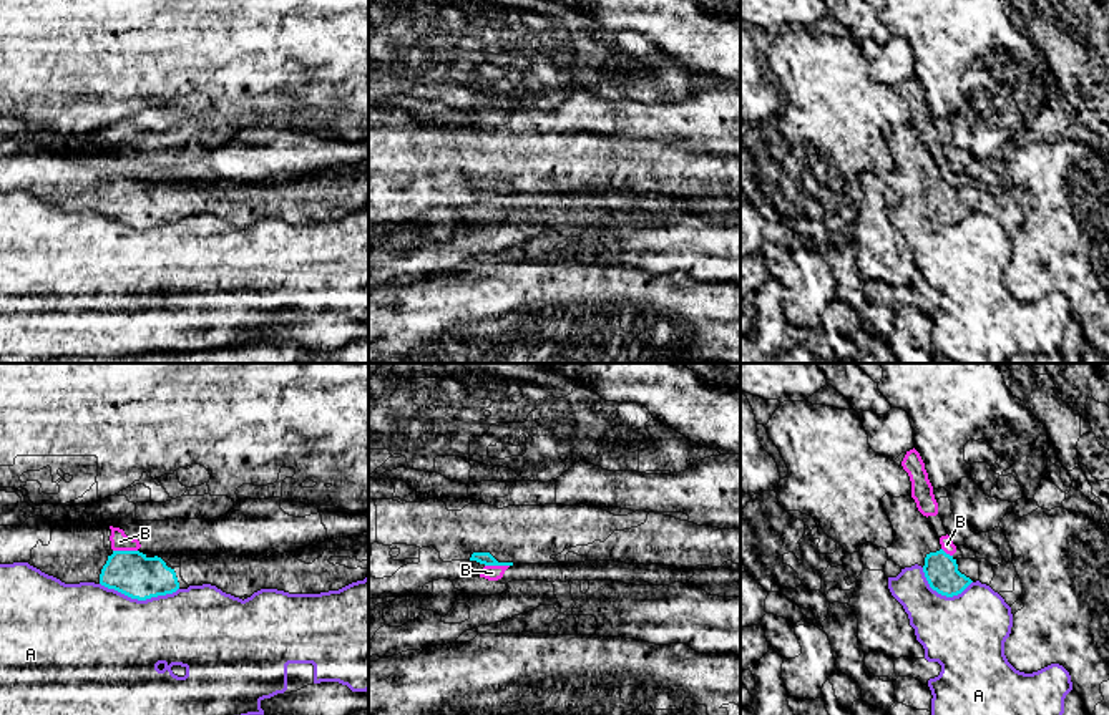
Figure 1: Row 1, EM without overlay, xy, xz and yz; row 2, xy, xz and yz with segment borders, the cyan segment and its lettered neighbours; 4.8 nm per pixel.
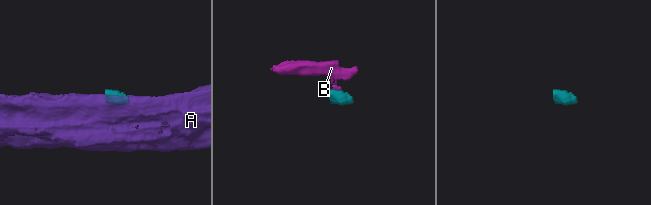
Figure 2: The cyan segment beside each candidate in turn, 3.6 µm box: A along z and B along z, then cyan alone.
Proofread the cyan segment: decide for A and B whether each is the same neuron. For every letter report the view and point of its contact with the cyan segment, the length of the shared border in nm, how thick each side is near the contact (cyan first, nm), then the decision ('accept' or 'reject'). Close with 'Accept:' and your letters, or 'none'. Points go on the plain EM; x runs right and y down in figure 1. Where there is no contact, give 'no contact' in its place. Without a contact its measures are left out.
A: contact xy (140, 228); length 380 nm; calibres 220 and 480 nm; reject
B: contact xy (125, 179); length 120 nm; calibres 220 and 90 nm; reject
Accept: none

